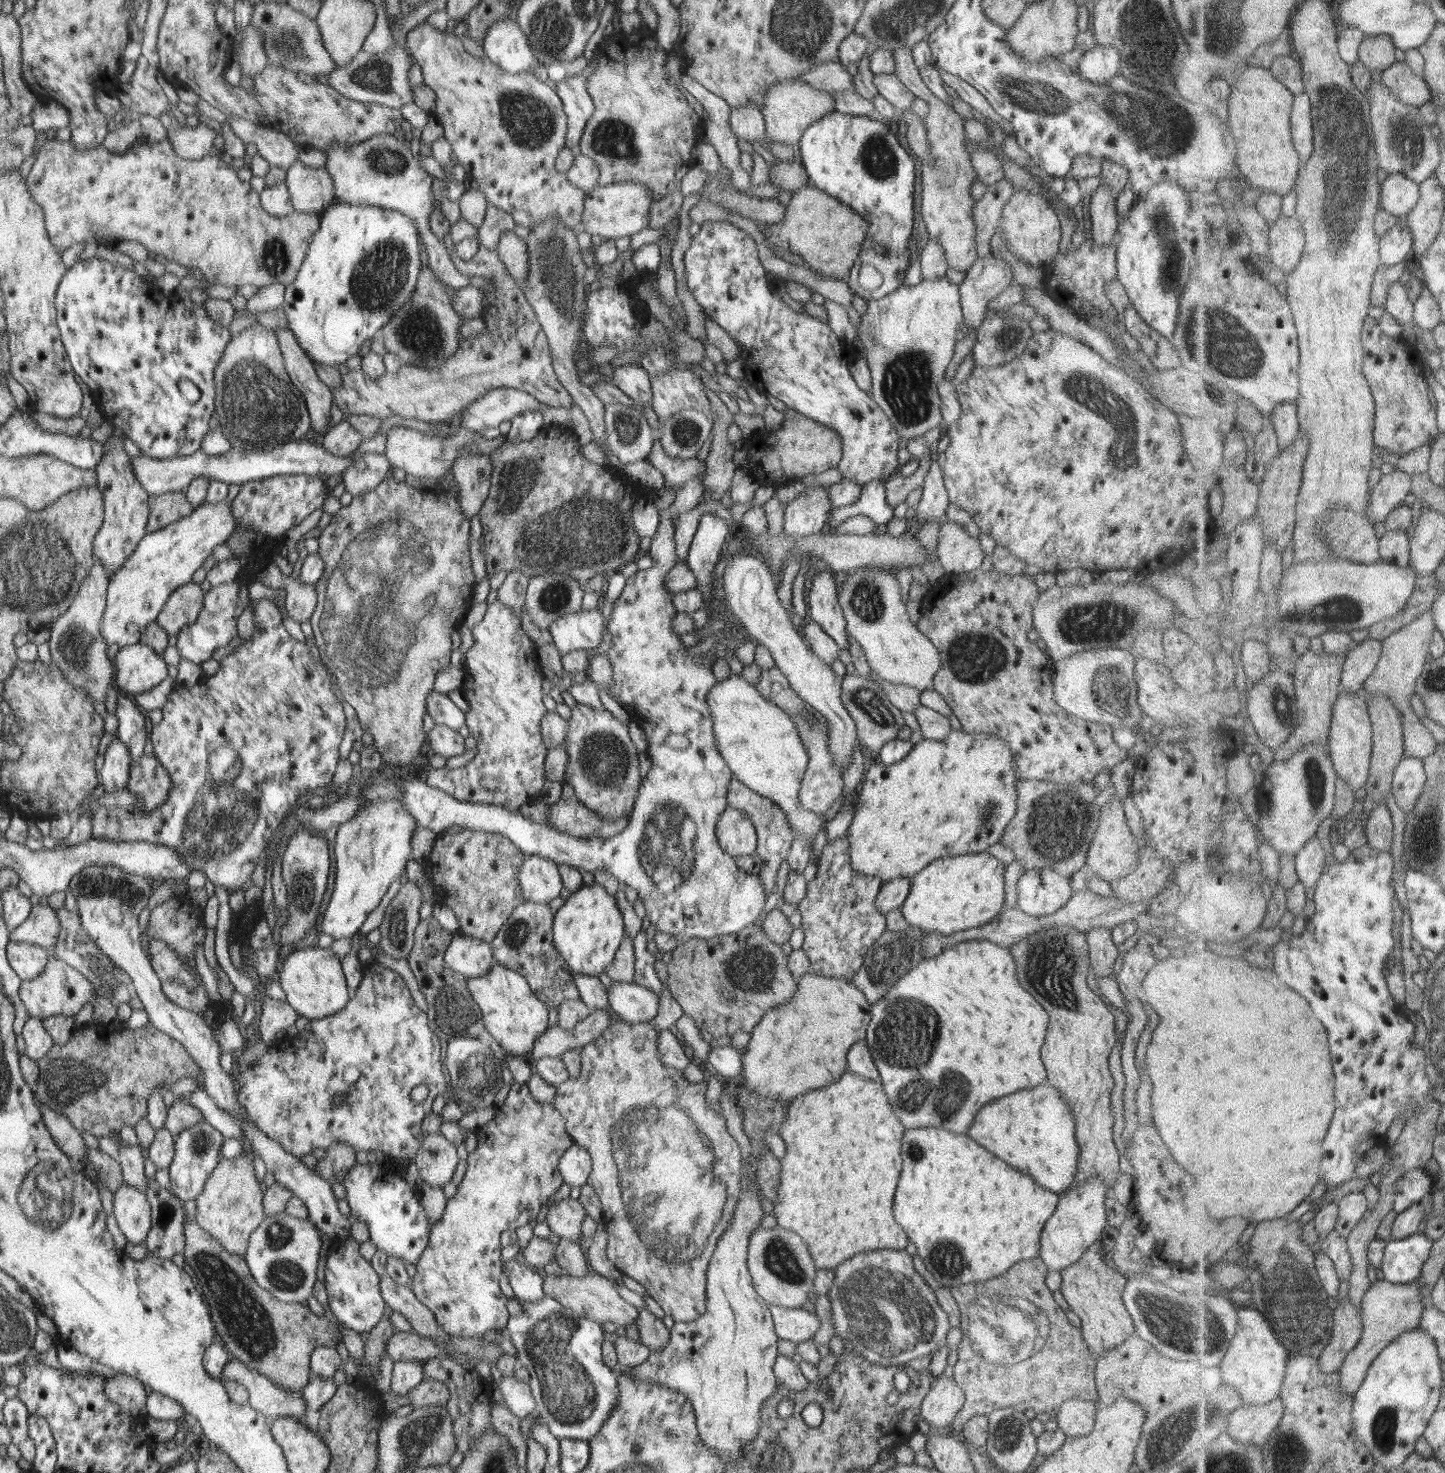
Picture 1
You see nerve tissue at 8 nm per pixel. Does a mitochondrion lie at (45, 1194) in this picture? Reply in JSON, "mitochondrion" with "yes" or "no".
{"mitochondrion":"yes"}

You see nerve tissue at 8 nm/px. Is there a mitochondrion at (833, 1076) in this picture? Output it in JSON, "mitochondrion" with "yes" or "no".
{"mitochondrion":"no"}

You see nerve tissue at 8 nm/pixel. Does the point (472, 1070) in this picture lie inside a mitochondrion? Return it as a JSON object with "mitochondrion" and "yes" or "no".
{"mitochondrion":"yes"}

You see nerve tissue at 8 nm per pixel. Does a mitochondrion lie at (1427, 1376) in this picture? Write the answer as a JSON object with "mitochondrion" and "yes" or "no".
{"mitochondrion":"no"}

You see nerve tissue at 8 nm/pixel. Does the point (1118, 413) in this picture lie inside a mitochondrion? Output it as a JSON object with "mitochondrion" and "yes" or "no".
{"mitochondrion":"yes"}

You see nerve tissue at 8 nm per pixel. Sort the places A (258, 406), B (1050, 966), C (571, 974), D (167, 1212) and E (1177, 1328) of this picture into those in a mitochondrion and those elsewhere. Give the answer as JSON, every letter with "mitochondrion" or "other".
{"A":"mitochondrion","B":"mitochondrion","C":"other","D":"mitochondrion","E":"mitochondrion"}

